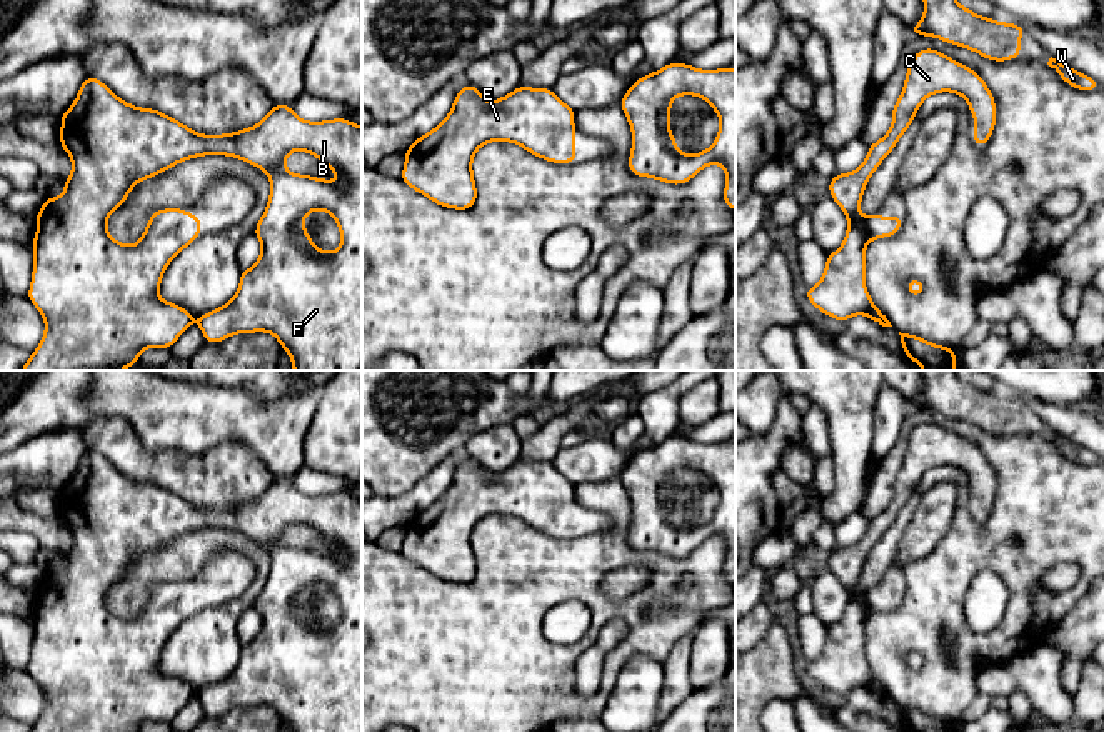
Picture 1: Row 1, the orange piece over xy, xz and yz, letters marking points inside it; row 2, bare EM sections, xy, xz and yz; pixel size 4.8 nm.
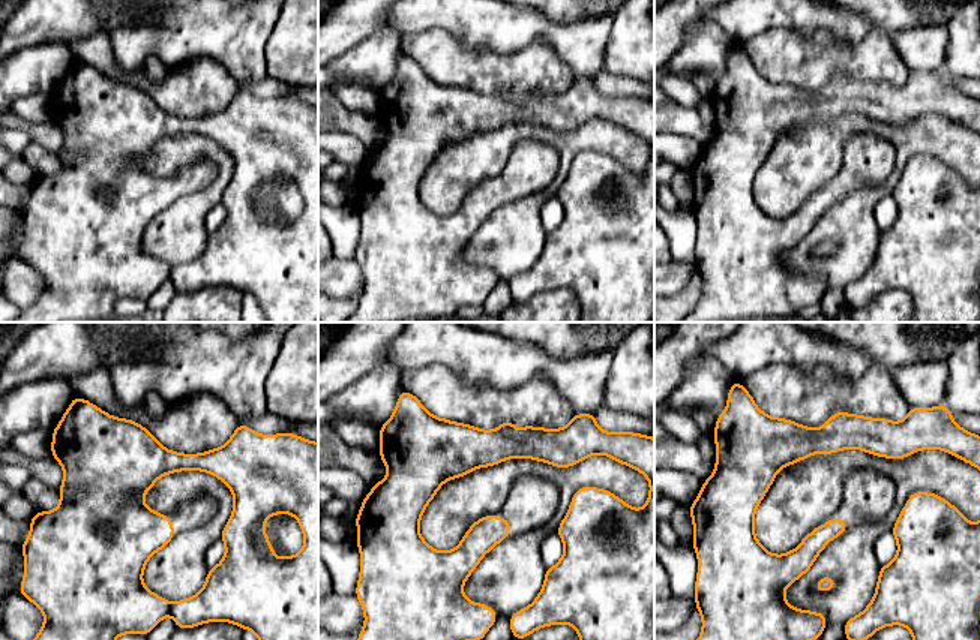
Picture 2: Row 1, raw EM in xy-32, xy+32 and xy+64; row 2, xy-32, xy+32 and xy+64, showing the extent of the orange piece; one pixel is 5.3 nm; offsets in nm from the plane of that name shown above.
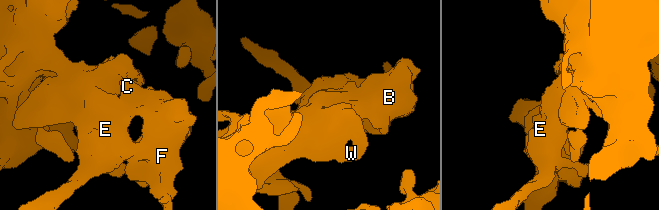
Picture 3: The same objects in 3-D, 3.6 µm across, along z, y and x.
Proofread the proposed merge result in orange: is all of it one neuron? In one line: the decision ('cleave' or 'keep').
keep

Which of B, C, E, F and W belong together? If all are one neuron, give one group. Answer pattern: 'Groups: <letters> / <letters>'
Groups: B C E F W

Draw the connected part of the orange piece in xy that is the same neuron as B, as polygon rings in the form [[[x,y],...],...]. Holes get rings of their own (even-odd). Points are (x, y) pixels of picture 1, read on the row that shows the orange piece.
[[[87,77],[72,107],[60,115],[60,147],[72,157],[72,173],[62,197],[45,198],[35,217],[37,235],[32,242],[35,262],[27,298],[45,320],[45,333],[30,360],[20,370],[122,370],[137,365],[143,348],[167,348],[197,322],[207,343],[220,343],[237,333],[268,332],[292,358],[294,370],[362,370],[362,127],[347,118],[307,122],[292,112],[292,105],[275,103],[252,128],[233,133],[203,135],[182,122],[155,110],[140,108],[118,98],[103,82]],[[302,150],[332,168],[340,185],[319,177],[285,170],[287,155]],[[227,155],[240,158],[270,178],[270,198],[253,235],[262,243],[258,260],[240,272],[233,298],[195,320],[183,307],[158,297],[168,263],[200,237],[198,215],[185,208],[155,210],[135,245],[113,240],[107,230],[110,213],[122,207],[140,182],[188,158]],[[314,210],[325,210],[340,228],[340,248],[324,252],[309,237],[304,218]]]

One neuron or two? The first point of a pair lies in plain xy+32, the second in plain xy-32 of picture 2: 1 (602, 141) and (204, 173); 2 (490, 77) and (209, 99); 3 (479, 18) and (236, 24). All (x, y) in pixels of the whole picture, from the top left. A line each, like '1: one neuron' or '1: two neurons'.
1: two neurons
2: one neuron
3: one neuron

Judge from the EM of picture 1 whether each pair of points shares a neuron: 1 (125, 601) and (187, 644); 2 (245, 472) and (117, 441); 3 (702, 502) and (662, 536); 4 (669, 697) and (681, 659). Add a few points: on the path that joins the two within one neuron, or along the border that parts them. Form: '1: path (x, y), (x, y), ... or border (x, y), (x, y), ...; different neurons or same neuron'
1: path (182, 559), (244, 544), (260, 561), (245, 597); same neuron
2: path (214, 474), (185, 474), (169, 467), (149, 467); same neuron
3: path (692, 506), (672, 526); same neuron
4: path (676, 687), (676, 669); same neuron

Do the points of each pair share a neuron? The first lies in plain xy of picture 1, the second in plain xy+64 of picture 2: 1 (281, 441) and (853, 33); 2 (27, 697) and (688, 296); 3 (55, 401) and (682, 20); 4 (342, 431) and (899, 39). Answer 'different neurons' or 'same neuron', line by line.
1: same neuron
2: different neurons
3: same neuron
4: different neurons

